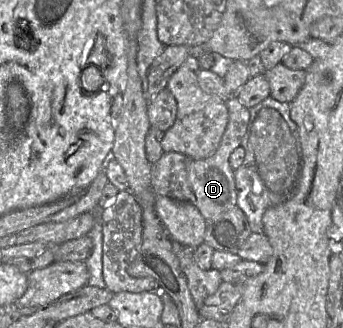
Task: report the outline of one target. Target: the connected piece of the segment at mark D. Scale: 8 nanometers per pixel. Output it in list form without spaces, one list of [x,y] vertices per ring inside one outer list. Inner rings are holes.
[[[230,95],[226,106],[229,113],[228,124],[220,145],[212,156],[194,160],[182,153],[164,152],[151,169],[151,185],[156,196],[165,196],[193,204],[207,222],[237,205],[234,170],[229,164],[229,158],[231,153],[241,145],[248,126],[250,112],[235,95]]]

